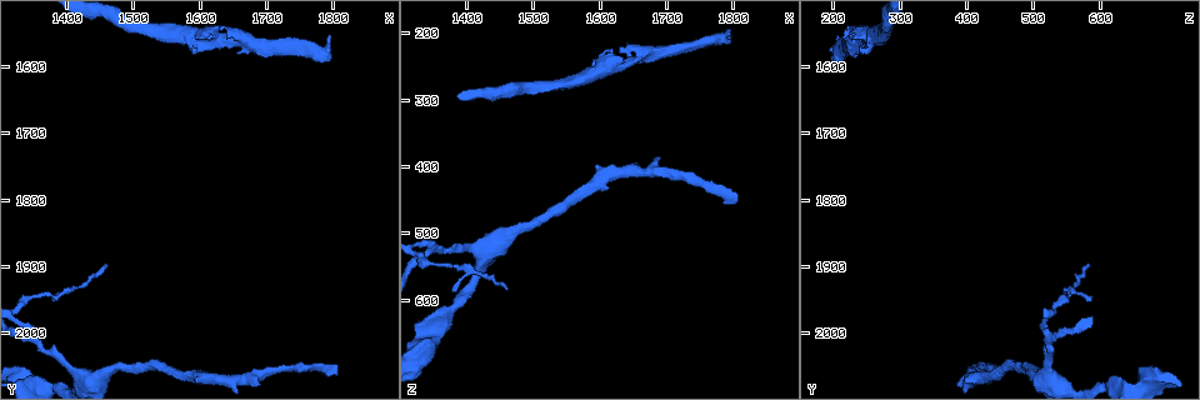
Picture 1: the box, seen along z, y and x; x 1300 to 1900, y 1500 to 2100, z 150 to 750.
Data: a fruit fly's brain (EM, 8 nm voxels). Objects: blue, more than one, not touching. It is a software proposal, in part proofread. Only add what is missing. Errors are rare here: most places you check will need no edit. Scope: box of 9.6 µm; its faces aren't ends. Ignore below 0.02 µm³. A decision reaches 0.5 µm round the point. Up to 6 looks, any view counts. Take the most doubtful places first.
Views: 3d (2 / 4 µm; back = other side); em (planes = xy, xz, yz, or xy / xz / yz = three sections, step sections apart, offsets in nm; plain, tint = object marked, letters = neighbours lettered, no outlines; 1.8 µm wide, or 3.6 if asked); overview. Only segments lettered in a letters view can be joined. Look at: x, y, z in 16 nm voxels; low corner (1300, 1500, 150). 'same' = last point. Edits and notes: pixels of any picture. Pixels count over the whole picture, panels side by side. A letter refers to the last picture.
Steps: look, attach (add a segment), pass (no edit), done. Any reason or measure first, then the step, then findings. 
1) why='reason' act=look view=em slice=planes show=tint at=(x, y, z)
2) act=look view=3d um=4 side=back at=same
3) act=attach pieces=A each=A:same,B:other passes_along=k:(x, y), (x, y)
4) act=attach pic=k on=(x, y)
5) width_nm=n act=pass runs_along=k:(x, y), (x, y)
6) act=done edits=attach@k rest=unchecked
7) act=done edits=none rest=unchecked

why='branch stops here' act=look view=3d um=4 at=(1790, 1560, 205)

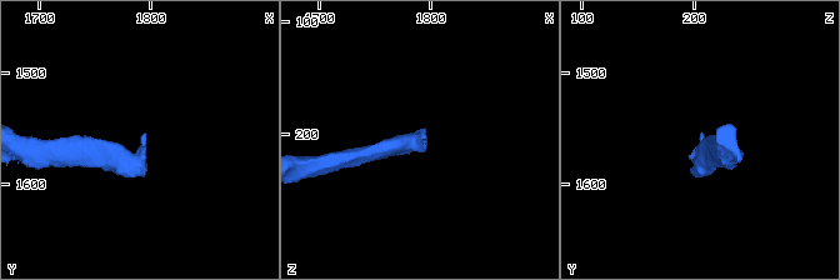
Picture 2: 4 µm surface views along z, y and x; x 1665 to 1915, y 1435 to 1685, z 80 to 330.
act=look view=em um=3.6 slice=yz step=8 show=letters at=(1796, 1558, 206)

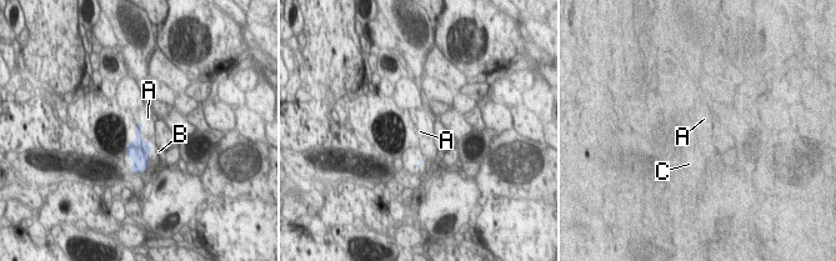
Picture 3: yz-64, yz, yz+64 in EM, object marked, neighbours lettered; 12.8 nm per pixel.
why='cut it another way' act=look view=em um=3.6 slice=planes show=letters at=same

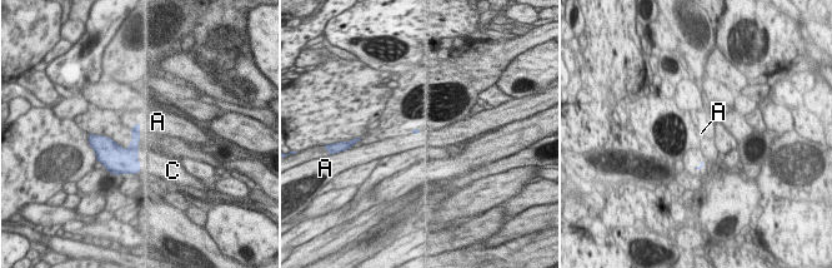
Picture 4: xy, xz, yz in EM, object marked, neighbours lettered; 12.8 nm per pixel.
act=attach pieces=C each=A:other,C:same passes_along=4:(126, 162), (138, 148), (146, 150) found='the cell continues'

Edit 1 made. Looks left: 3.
why='redraw' act=look view=overview

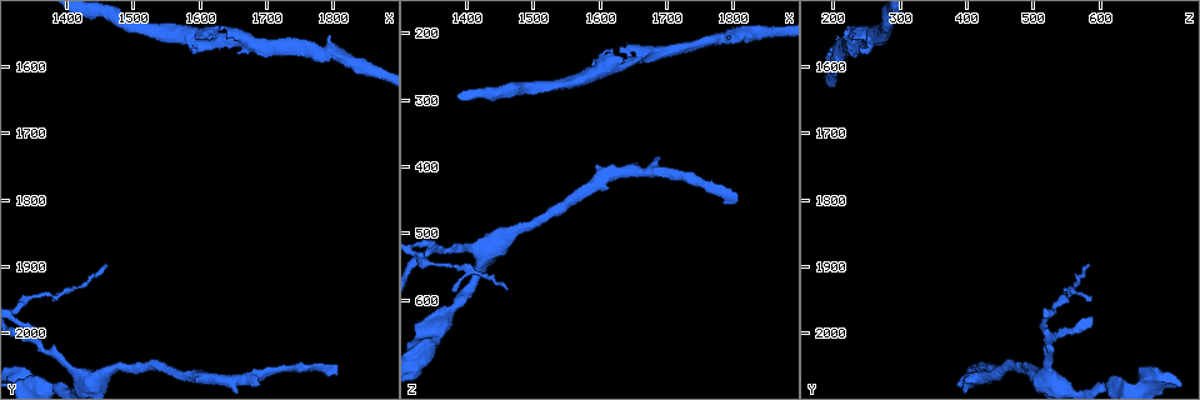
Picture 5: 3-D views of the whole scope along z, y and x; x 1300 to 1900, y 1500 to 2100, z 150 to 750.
why='side arm on a straight run' act=look view=em slice=planes show=letters at=(1350, 2010, 525)

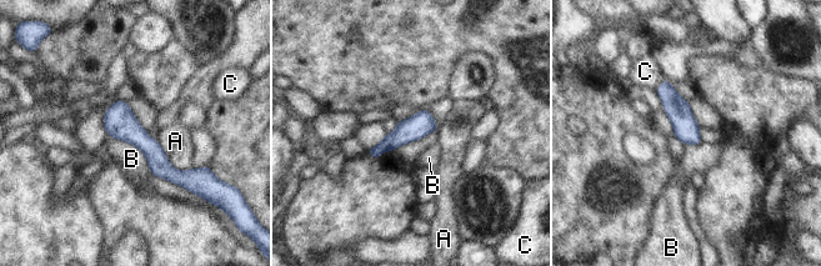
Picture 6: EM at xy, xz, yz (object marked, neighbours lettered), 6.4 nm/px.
act=pass each=A:other,B:other,C:other runs_along=6:(108, 114), (173, 175), (195, 172) found='none of them fits'

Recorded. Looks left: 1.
act=done edits=attach@4 rest=unchecked

